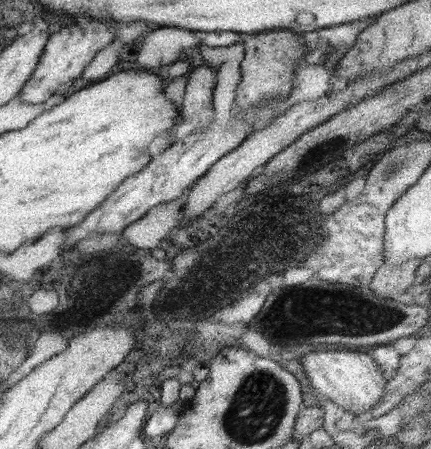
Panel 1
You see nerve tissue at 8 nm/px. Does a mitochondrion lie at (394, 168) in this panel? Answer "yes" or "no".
yes

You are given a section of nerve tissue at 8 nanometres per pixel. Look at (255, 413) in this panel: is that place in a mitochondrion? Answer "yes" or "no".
yes

